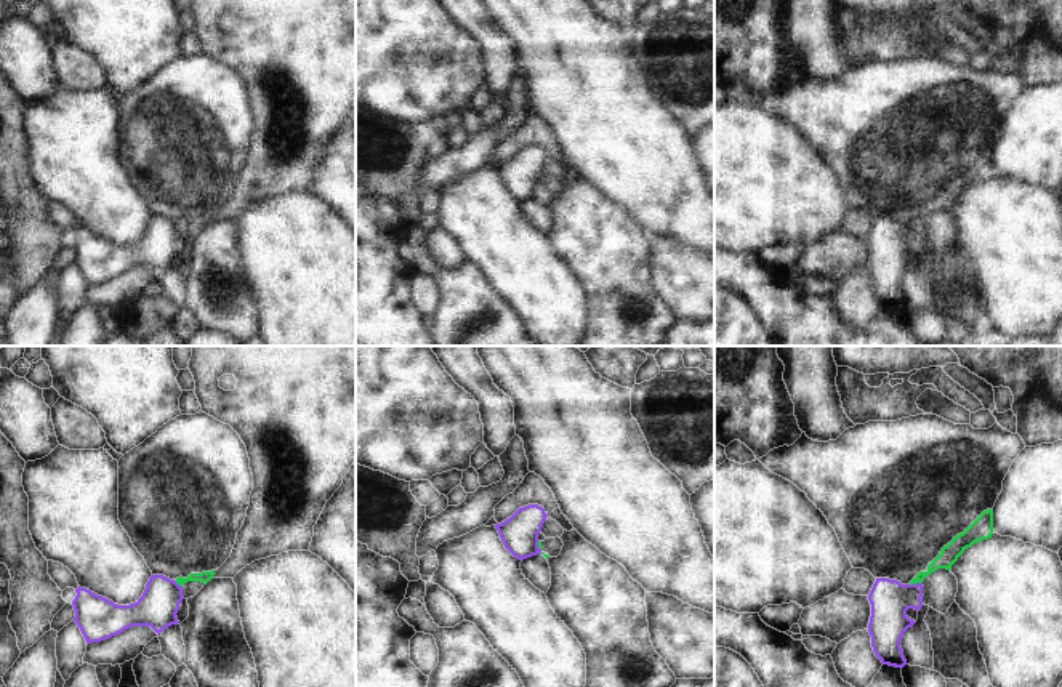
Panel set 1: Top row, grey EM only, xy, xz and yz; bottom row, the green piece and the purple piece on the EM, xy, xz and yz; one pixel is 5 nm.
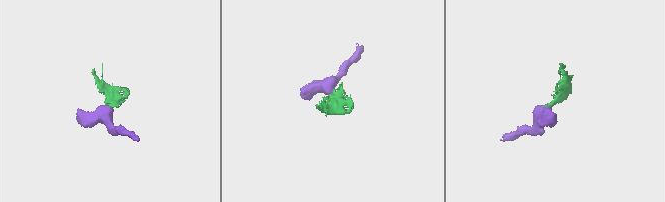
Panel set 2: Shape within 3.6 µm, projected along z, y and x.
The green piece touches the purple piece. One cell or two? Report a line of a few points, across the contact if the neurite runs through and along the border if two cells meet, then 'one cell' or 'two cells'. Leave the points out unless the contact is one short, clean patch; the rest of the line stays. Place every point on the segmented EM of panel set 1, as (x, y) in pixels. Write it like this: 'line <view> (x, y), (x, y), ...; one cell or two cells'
line yz (921, 582), (910, 585); two cells

